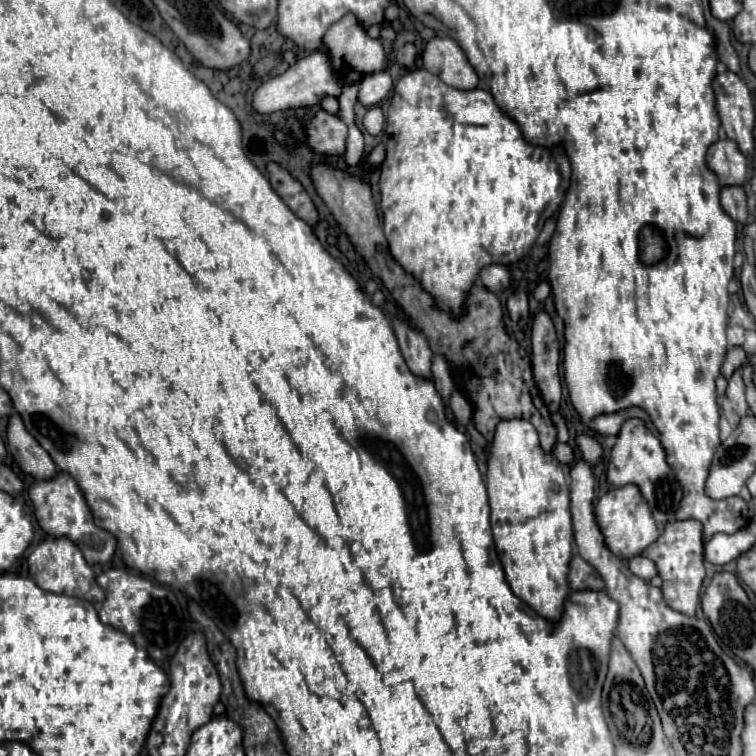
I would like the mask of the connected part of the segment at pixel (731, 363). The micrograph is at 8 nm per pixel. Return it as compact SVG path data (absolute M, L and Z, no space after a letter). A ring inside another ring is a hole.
M732 347L732 349L726 353L724 365L722 365L720 375L718 375L718 379L716 379L716 393L718 393L718 395L724 395L724 389L726 389L726 383L728 383L728 379L730 379L730 373L732 373L734 369L738 369L740 363L744 363L744 359L746 359L746 353L744 353L742 347Z

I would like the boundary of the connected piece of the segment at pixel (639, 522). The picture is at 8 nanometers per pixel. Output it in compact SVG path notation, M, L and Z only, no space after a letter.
M636 485L616 487L614 491L610 489L606 495L602 495L596 503L596 521L606 537L606 545L620 559L640 555L648 545L652 545L660 537L658 525L652 517L652 509Z

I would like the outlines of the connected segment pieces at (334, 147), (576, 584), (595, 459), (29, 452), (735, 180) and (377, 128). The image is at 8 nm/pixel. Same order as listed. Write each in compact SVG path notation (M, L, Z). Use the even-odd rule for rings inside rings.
M320 109L308 125L308 143L316 153L342 155L346 145L346 131L348 127L340 117Z
M574 555L570 561L570 571L568 571L568 585L572 591L576 589L604 589L602 577L596 573L596 569L586 563L580 555Z
M578 433L576 435L576 445L580 447L582 451L582 457L592 463L592 465L598 465L600 459L602 459L602 445L592 437L592 435L584 435L584 433Z
M12 415L8 423L8 451L20 469L36 481L54 479L58 473L50 455L38 445L38 441L34 441L34 437L30 437L18 415Z
M720 139L708 149L706 157L708 169L718 175L720 187L730 187L730 185L746 185L748 181L748 163L746 157L738 151L734 141L730 139Z
M379 106L371 107L365 115L363 124L367 132L373 136L382 133L382 129L384 129L384 113L382 113L382 109Z

